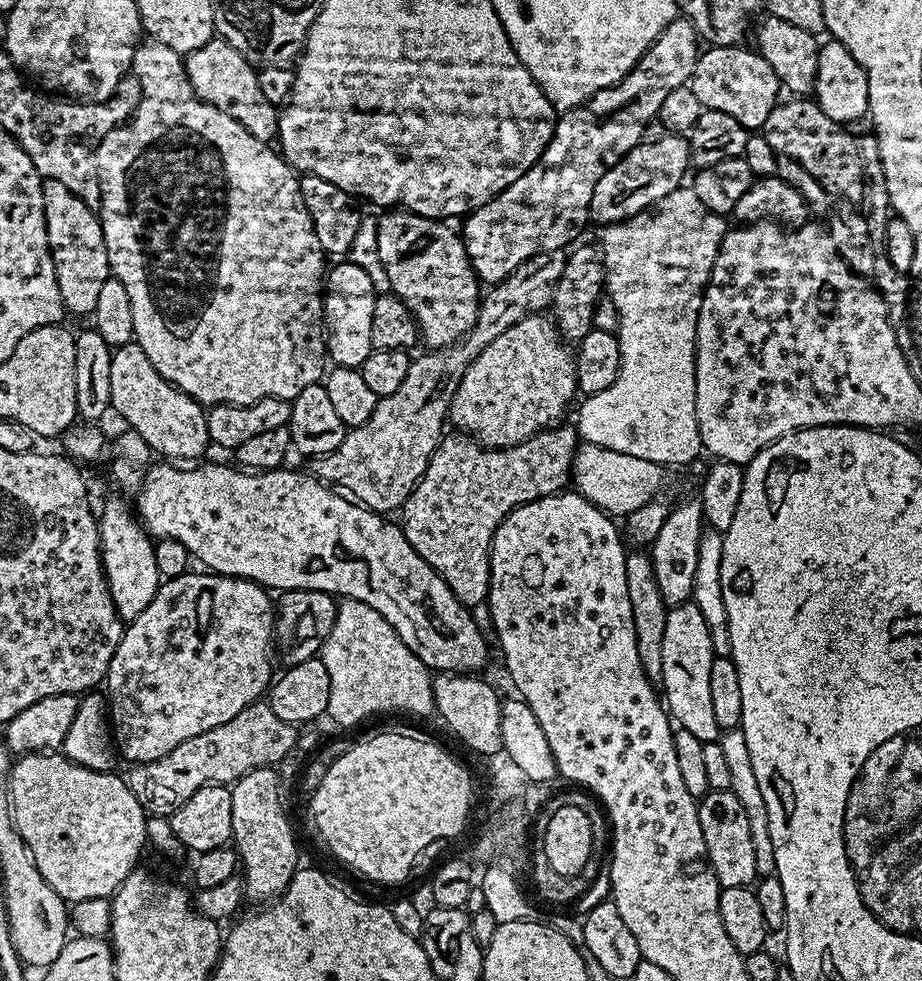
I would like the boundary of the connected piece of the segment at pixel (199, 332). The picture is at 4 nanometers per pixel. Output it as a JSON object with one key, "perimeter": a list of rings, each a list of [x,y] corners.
{"perimeter":[[[151,38],[141,39],[134,50],[130,72],[131,75],[138,78],[138,82],[140,83],[140,101],[136,107],[136,112],[124,124],[119,124],[117,128],[110,130],[110,134],[106,134],[106,138],[102,138],[102,142],[96,151],[96,161],[98,162],[98,178],[102,186],[102,198],[100,199],[98,215],[104,241],[106,242],[108,267],[114,279],[122,282],[122,286],[126,286],[126,295],[130,297],[130,311],[134,313],[135,343],[140,344],[142,350],[146,350],[146,358],[150,358],[154,370],[158,370],[158,374],[162,374],[162,378],[169,380],[175,388],[182,390],[190,398],[197,400],[199,404],[205,406],[214,404],[253,404],[267,396],[277,396],[283,400],[292,401],[302,390],[306,390],[306,386],[317,383],[326,372],[326,367],[324,368],[324,360],[326,364],[326,325],[324,322],[326,257],[322,246],[318,246],[318,234],[314,234],[314,222],[310,222],[310,214],[302,202],[300,176],[287,164],[283,156],[280,155],[279,151],[271,143],[263,144],[262,142],[258,142],[258,138],[254,138],[254,134],[250,134],[250,130],[246,130],[246,126],[242,126],[234,118],[230,118],[230,114],[222,114],[222,110],[218,110],[214,106],[210,106],[206,102],[199,100],[192,92],[192,87],[188,81],[188,75],[184,69],[184,56],[174,50],[170,50],[170,46],[166,46],[166,42],[158,42]]]}

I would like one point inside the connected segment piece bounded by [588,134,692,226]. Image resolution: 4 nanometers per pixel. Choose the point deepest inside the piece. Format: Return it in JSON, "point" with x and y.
{"point":[651,171]}

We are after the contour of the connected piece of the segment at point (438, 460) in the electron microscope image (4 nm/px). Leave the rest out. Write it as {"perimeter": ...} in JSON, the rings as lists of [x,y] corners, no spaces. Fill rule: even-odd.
{"perimeter":[[[553,426],[545,428],[542,432],[535,432],[529,440],[523,440],[520,444],[515,444],[512,448],[485,448],[479,440],[472,439],[467,434],[451,434],[445,435],[441,439],[440,444],[434,450],[434,454],[430,458],[430,462],[424,471],[424,477],[416,484],[416,489],[408,495],[408,501],[404,503],[402,509],[402,527],[406,538],[410,542],[410,546],[414,546],[414,550],[419,554],[425,562],[439,574],[446,582],[446,586],[450,586],[450,590],[458,598],[458,602],[462,602],[470,610],[476,610],[476,607],[483,605],[488,598],[488,587],[490,586],[490,554],[492,553],[492,539],[498,530],[498,526],[505,518],[510,515],[515,508],[523,504],[529,504],[531,500],[537,500],[543,496],[549,496],[555,492],[565,491],[567,482],[569,483],[572,476],[572,459],[576,457],[576,449],[578,447],[578,433],[575,427],[560,428],[561,426]]]}

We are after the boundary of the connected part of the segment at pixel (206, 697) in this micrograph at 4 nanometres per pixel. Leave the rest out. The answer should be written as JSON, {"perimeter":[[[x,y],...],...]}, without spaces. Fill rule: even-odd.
{"perimeter":[[[189,570],[164,580],[150,606],[125,627],[118,650],[114,650],[114,658],[110,658],[104,686],[112,739],[119,755],[132,764],[154,762],[170,754],[174,746],[182,746],[186,738],[198,738],[198,734],[206,734],[206,730],[230,722],[230,718],[242,714],[246,706],[257,703],[274,679],[273,597],[268,597],[271,595],[253,580],[200,572]],[[204,600],[206,614],[200,622]]]}

